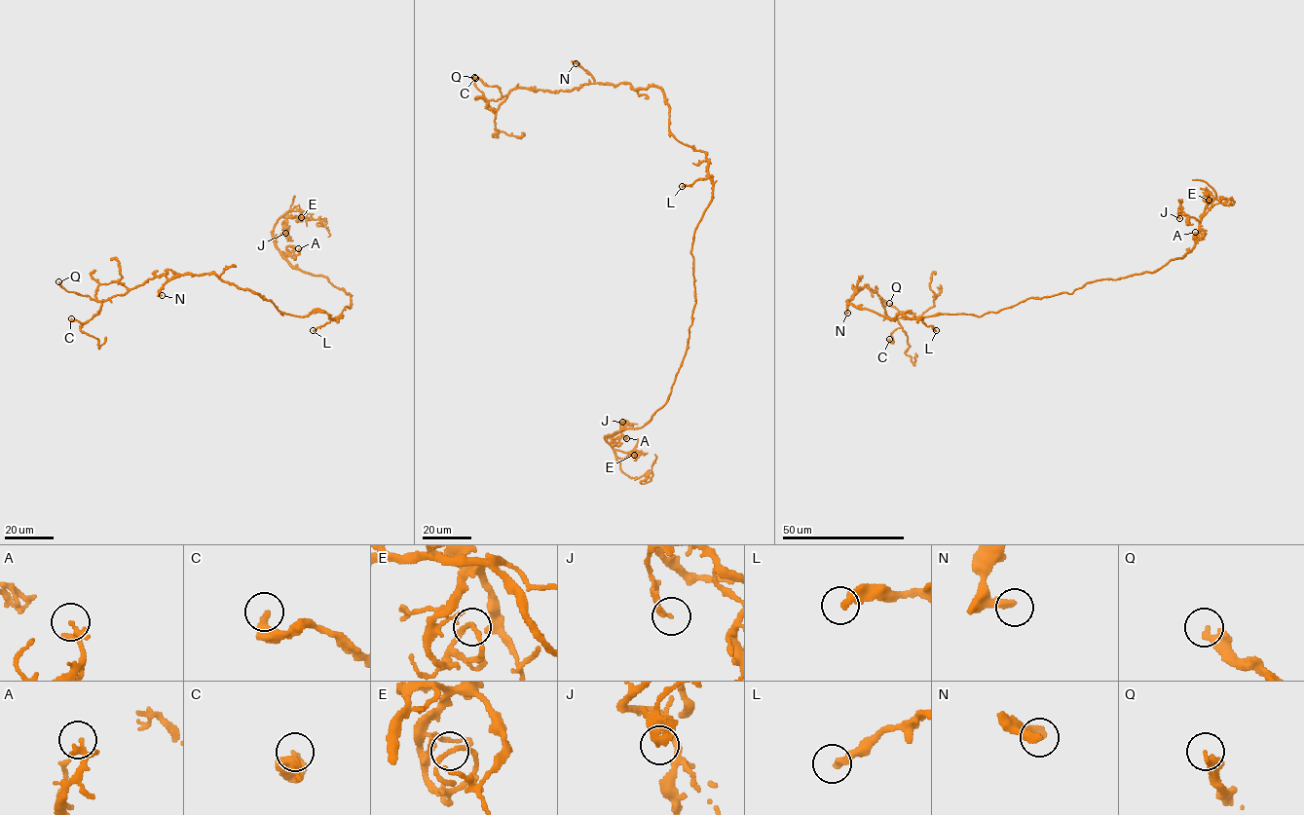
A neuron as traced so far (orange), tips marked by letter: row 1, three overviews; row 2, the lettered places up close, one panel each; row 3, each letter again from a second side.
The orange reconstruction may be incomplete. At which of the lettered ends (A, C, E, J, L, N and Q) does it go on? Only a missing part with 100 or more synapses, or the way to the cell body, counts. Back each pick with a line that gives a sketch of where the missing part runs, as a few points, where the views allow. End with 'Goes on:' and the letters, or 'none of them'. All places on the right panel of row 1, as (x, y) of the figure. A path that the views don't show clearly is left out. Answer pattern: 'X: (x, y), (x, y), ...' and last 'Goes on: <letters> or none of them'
Goes on: none of them

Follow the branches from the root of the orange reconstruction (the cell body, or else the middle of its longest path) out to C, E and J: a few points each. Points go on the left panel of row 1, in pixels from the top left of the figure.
C: (338, 316), (320, 312), (292, 315), (214, 274), (170, 270), (103, 301), (84, 323), (71, 318)
E: (338, 316), (352, 307), (350, 294), (295, 269), (274, 241), (274, 224), (282, 215), (300, 210), (301, 217)
J: (338, 316), (335, 320), (352, 307), (350, 294), (326, 277), (295, 269), (276, 245), (285, 233)

